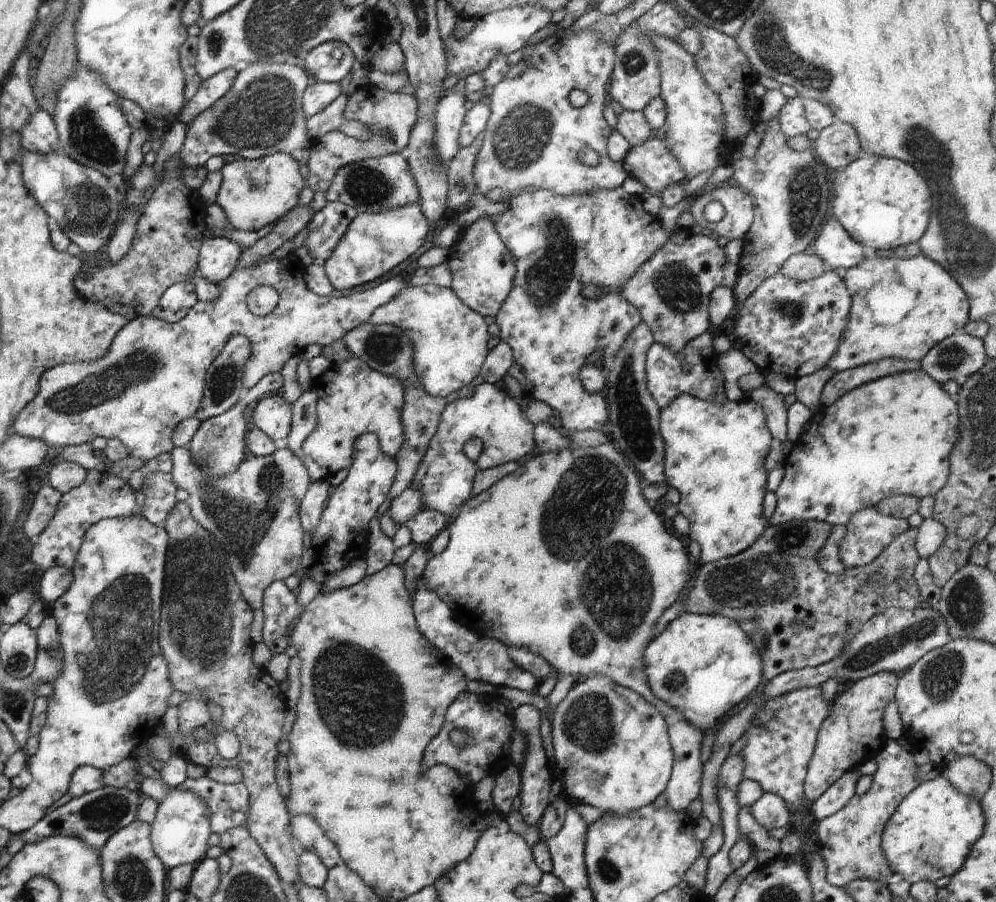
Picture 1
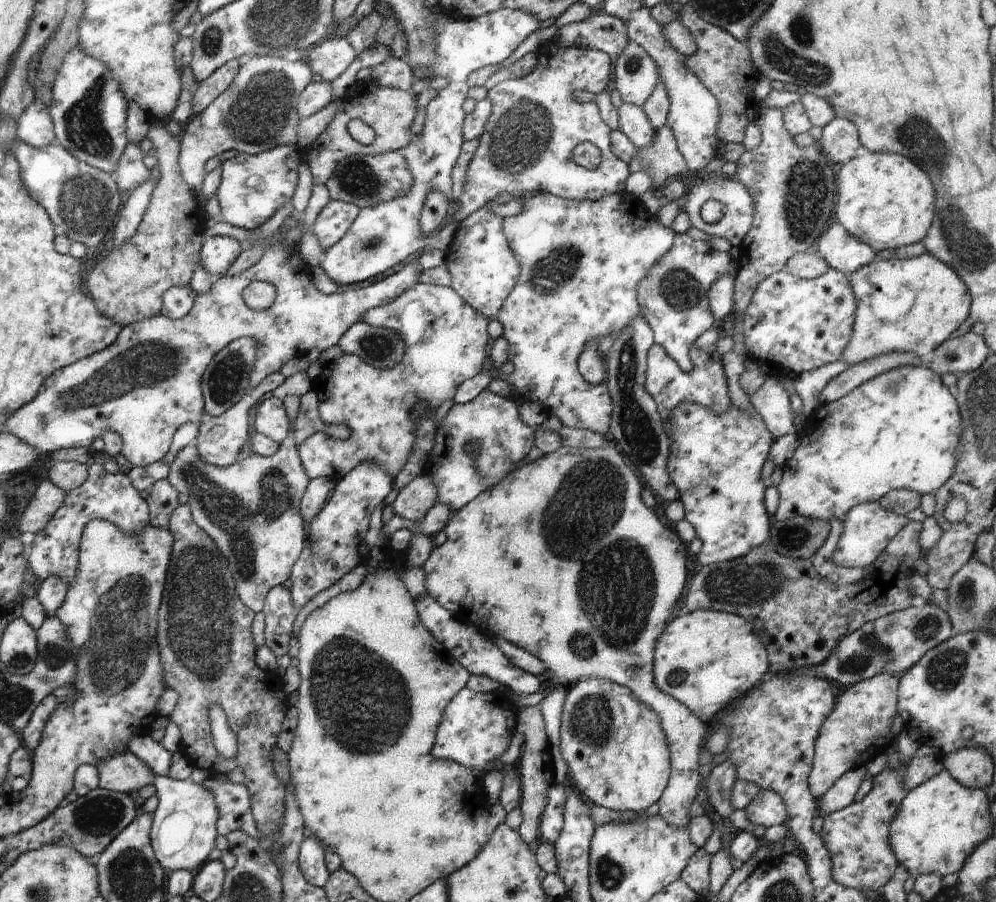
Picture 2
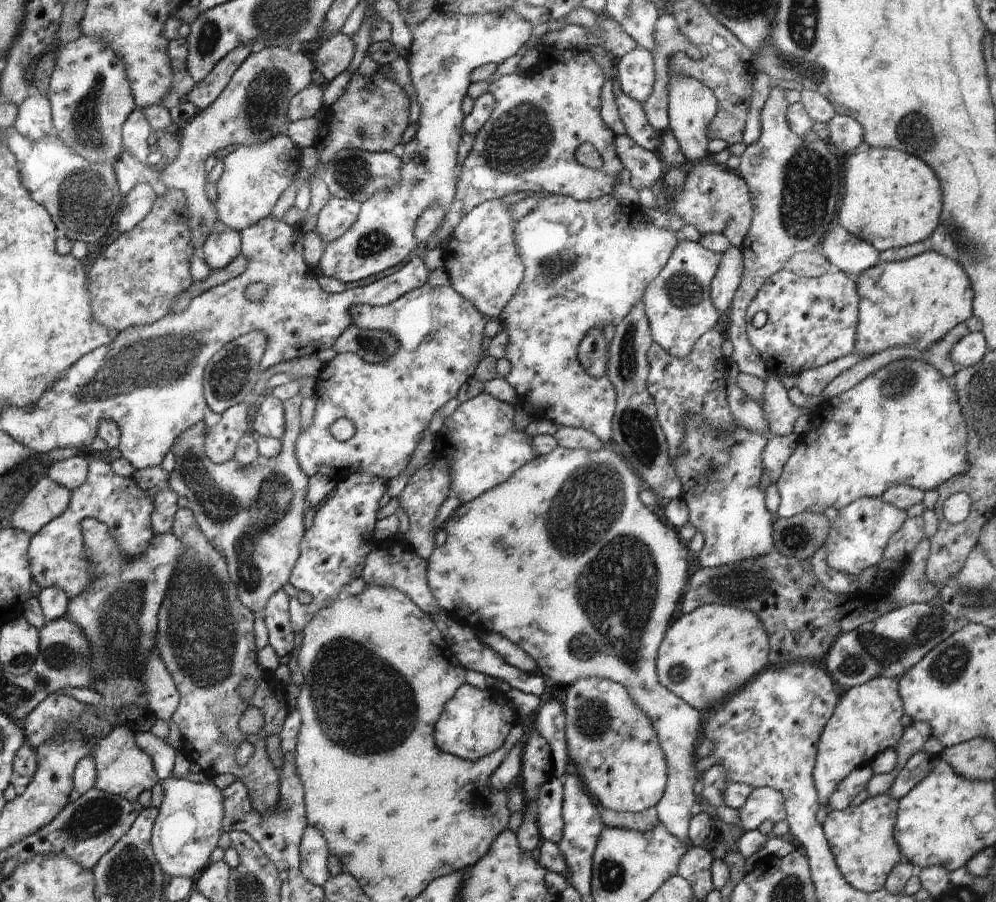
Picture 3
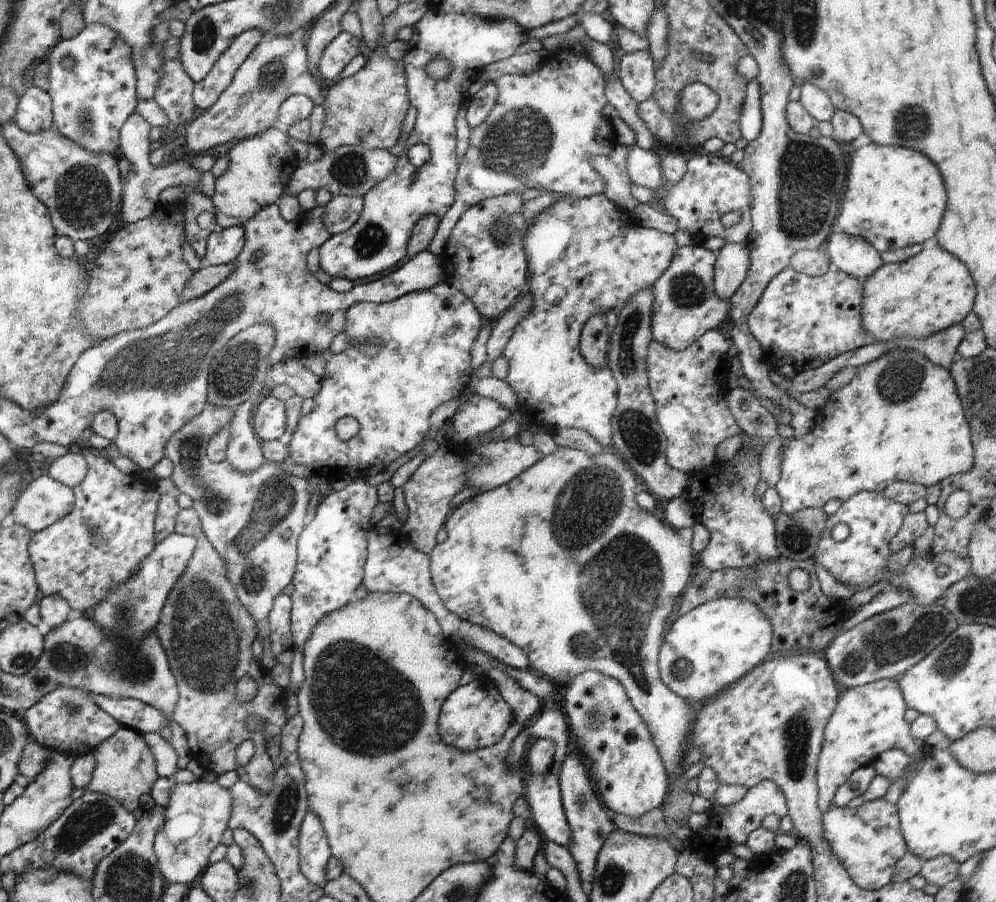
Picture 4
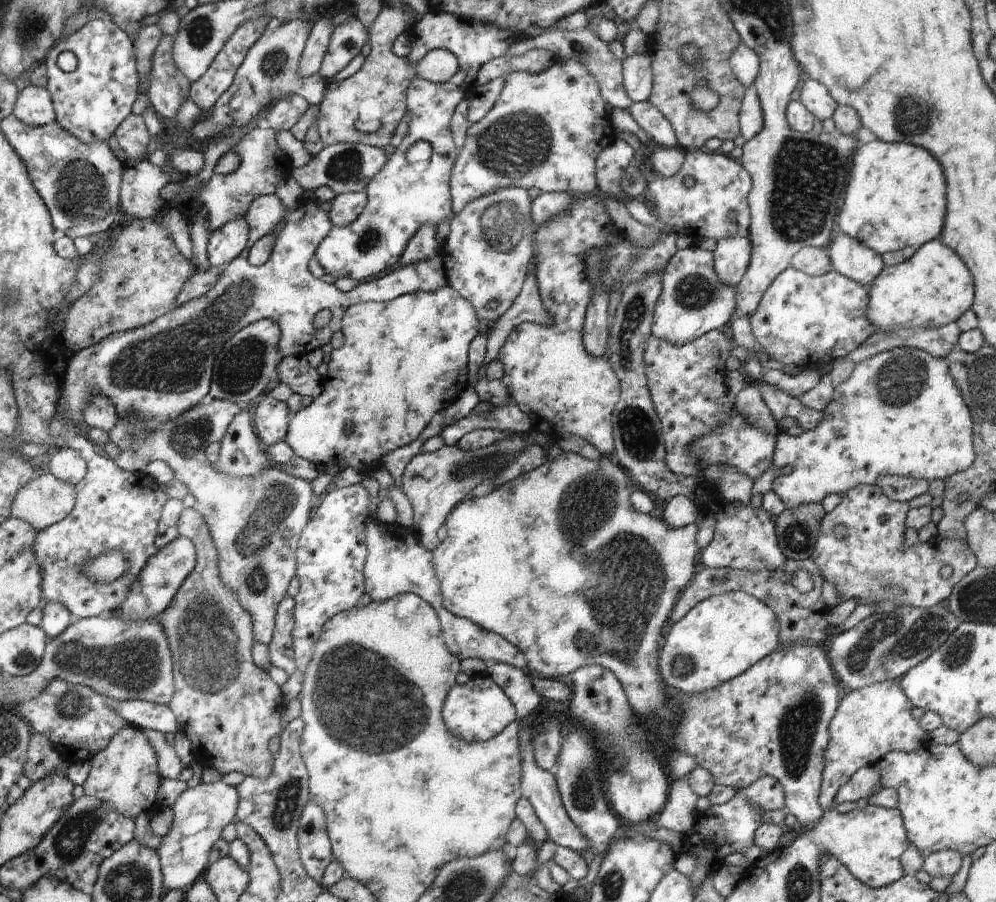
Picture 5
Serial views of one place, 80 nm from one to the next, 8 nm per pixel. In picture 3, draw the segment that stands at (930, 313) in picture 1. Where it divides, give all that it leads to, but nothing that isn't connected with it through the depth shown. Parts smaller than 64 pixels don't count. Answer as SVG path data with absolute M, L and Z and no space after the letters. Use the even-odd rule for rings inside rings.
M927 250L903 261L880 261L854 276L853 281L860 297L854 350L864 357L894 346L910 346L926 354L926 350L943 339L949 330L973 316L974 293L968 275L959 264L936 251Z

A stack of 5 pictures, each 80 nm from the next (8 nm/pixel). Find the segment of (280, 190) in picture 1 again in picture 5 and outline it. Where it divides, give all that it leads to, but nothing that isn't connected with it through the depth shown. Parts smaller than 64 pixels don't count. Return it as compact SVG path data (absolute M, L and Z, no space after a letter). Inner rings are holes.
M257 125L240 138L240 142L237 142L232 148L240 159L237 169L227 175L213 173L211 179L204 183L197 193L193 193L188 202L178 207L188 222L196 213L200 213L200 209L204 209L212 232L223 227L227 222L232 222L240 217L244 218L252 201L255 201L256 198L274 195L278 182L290 177L294 170L288 155L278 147L278 132L273 128L262 129Z

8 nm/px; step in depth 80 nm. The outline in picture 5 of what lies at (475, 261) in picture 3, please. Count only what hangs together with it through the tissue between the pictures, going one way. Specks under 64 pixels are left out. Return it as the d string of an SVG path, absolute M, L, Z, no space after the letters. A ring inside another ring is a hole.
M507 187L469 202L451 220L449 235L446 237L440 253L447 284L472 303L477 317L485 324L494 324L494 321L514 304L526 280L526 275L535 264L534 233L538 225L531 217L532 201L533 199L530 198L526 189Z

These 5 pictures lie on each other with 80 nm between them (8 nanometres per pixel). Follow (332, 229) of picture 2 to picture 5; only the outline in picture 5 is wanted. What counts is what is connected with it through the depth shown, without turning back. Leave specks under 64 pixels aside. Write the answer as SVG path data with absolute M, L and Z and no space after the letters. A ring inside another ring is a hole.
M342 193L331 200L331 209L328 218L334 227L345 227L351 225L362 214L367 203L367 194Z

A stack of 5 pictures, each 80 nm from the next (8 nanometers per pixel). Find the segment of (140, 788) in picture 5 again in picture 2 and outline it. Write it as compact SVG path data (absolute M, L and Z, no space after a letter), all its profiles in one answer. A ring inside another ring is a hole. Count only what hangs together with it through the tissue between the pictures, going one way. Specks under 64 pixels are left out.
M128 747L112 755L110 759L100 761L96 768L100 788L114 792L132 794L155 781L155 774L152 770L130 752Z

